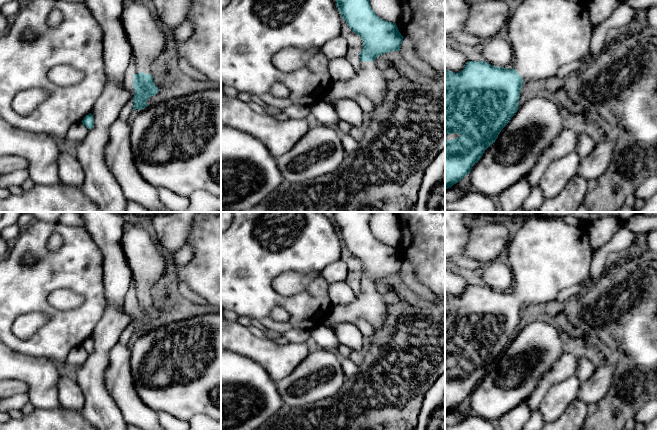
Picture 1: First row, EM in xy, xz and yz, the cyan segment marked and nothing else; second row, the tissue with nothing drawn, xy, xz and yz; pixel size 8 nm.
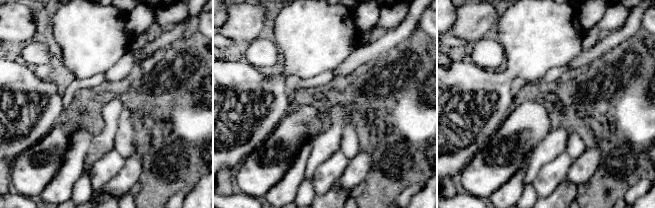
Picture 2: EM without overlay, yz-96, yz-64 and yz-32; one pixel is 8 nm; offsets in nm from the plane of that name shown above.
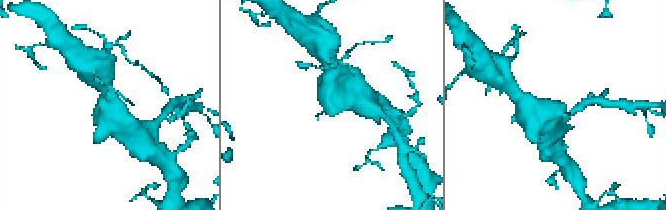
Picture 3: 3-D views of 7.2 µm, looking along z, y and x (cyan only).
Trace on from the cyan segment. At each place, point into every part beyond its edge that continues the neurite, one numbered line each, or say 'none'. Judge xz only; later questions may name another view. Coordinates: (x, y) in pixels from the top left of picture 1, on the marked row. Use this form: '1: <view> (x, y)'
1: xz (369, 80)

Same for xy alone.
1: xy (146, 35)

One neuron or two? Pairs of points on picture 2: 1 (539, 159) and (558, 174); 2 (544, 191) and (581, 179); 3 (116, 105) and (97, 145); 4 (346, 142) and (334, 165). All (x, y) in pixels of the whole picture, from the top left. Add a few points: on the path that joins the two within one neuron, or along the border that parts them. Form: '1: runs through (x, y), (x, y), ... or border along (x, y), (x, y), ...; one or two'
1: border along (565, 151), (547, 161), (532, 182); two
2: border along (574, 160), (564, 180); two
3: runs through (110, 115), (110, 129), (107, 135); one
4: border along (340, 149), (348, 159); two

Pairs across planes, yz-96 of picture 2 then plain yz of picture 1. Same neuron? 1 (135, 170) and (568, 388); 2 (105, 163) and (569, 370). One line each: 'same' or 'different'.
1: different
2: different

